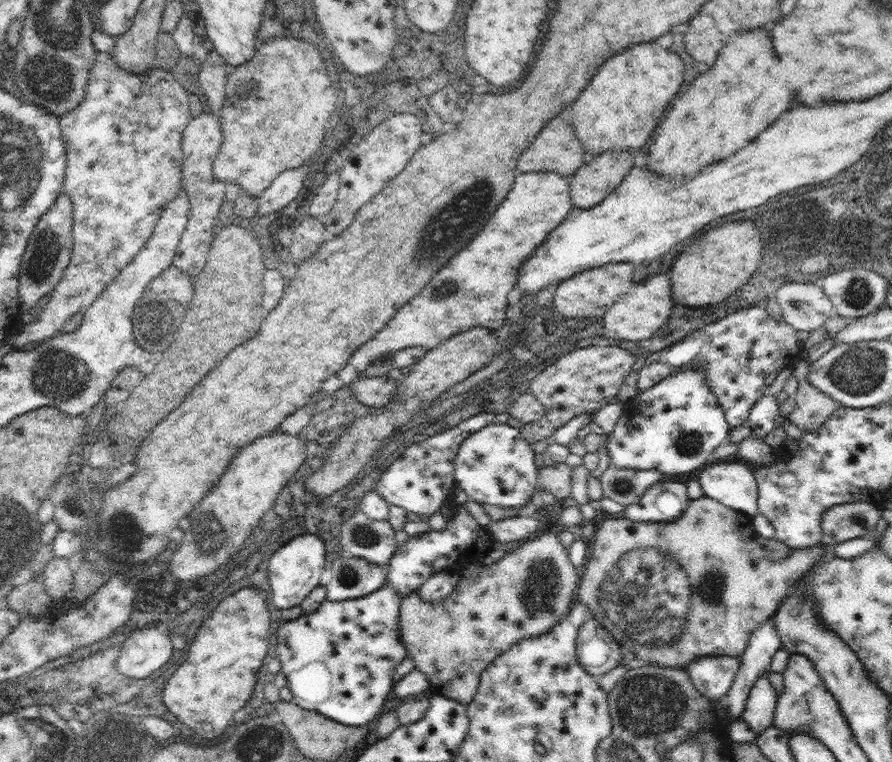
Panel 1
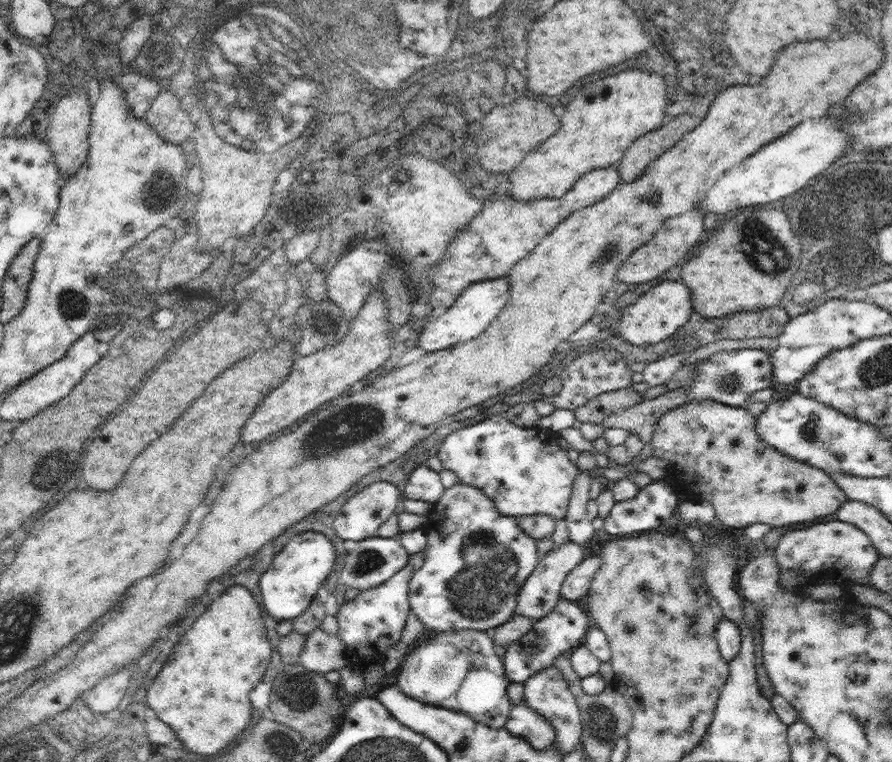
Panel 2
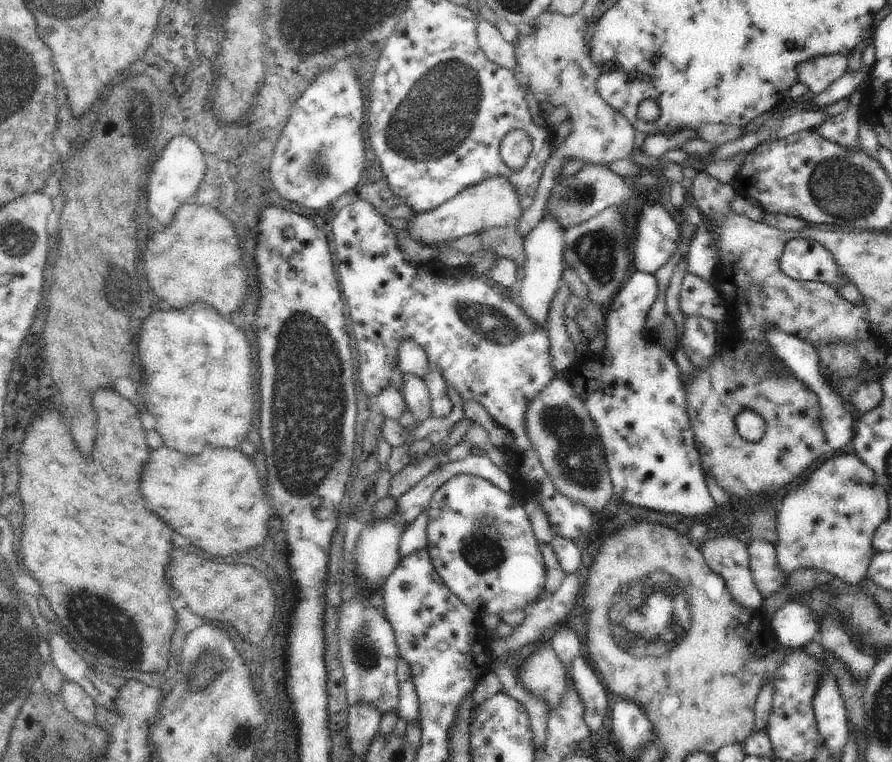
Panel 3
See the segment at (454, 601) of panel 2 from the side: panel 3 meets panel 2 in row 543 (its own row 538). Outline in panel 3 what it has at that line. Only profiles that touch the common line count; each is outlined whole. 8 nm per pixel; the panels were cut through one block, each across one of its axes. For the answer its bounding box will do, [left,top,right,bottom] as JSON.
[428,474,545,616]

